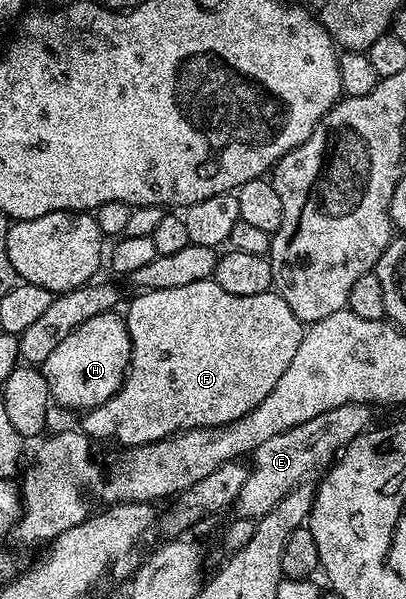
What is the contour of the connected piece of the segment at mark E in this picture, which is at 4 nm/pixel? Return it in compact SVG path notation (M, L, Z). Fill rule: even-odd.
M362 402L342 404L322 416L314 416L314 420L306 420L306 424L298 424L286 432L278 432L270 436L251 455L250 469L246 482L234 503L234 514L238 518L261 518L293 490L299 482L309 477L311 470L323 471L332 465L334 459L344 447L349 446L356 437L369 429L373 407Z

